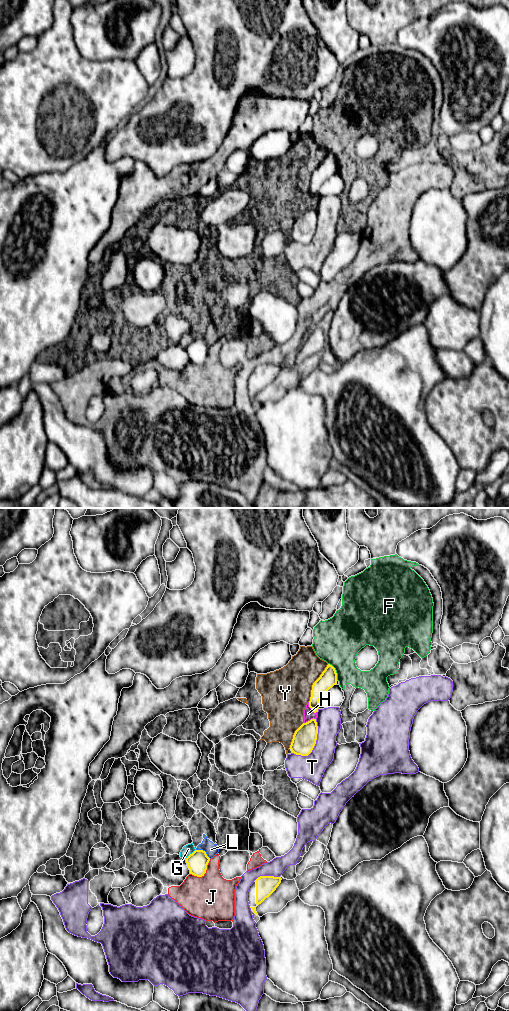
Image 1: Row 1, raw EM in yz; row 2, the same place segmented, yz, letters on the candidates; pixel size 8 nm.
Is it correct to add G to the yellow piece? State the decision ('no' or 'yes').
no

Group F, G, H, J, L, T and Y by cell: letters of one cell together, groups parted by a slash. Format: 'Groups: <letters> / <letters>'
Groups: F J / G H L Y / T

